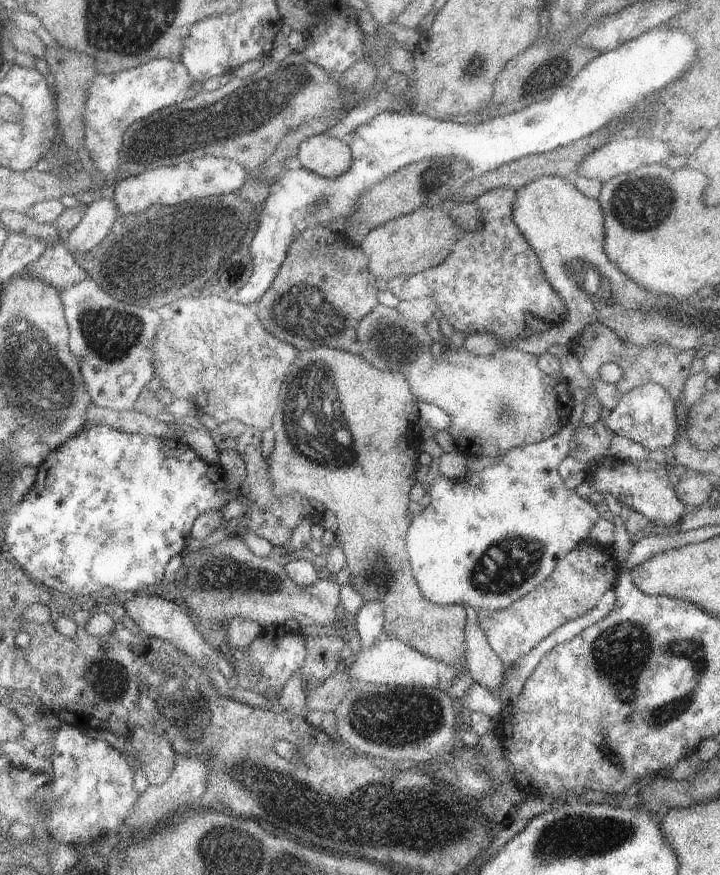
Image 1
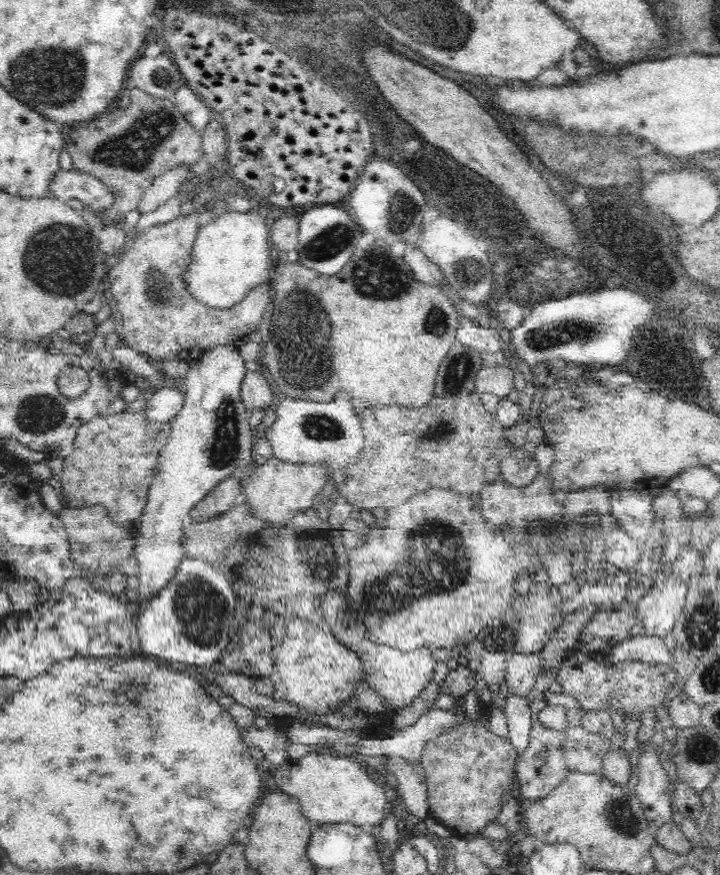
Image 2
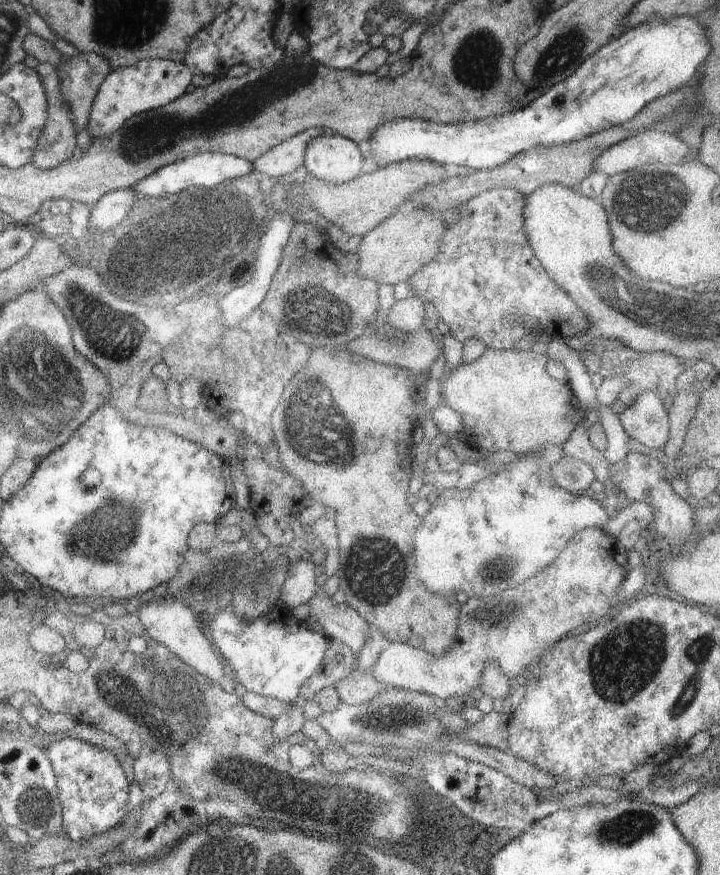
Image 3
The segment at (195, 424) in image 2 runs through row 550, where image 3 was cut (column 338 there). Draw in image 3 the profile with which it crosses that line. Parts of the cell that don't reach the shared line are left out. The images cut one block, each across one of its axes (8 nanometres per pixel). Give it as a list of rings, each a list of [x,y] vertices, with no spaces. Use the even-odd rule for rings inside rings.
[[[336,133],[314,138],[306,146],[303,165],[309,177],[334,185],[355,180],[363,169],[357,144]]]

